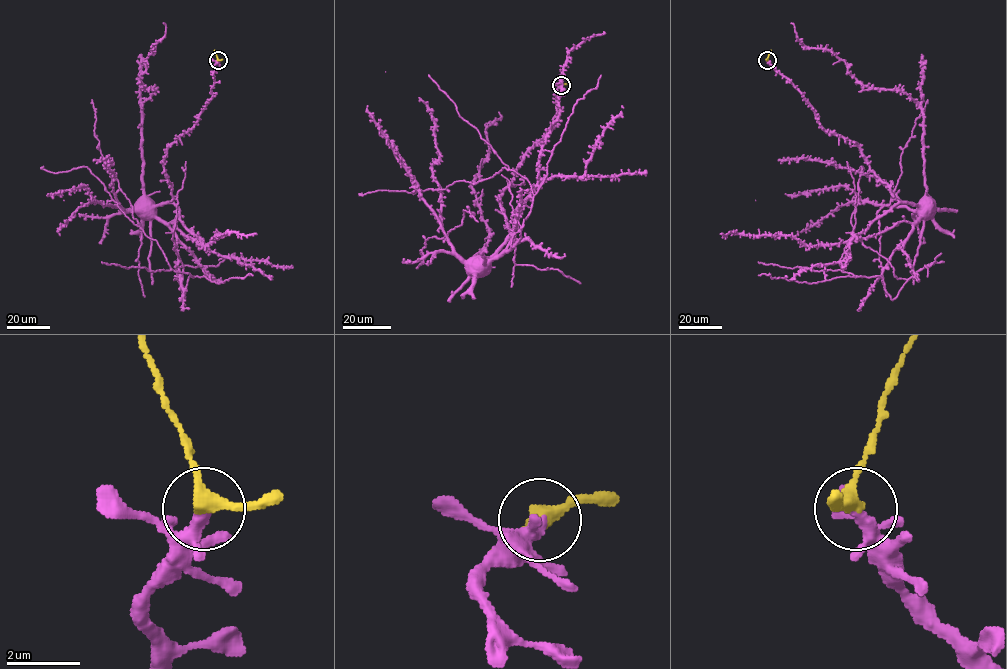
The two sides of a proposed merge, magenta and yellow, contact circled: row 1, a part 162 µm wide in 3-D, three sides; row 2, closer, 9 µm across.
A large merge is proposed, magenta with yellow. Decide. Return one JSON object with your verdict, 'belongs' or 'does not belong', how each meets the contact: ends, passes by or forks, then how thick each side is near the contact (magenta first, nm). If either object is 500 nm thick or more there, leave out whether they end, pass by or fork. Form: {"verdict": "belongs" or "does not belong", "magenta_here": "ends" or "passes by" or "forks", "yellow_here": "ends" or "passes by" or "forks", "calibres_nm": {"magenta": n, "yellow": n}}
{"verdict": "belongs", "magenta_here": "passes by", "yellow_here": "passes by", "calibres_nm": {"magenta": 280, "yellow": 340}}

